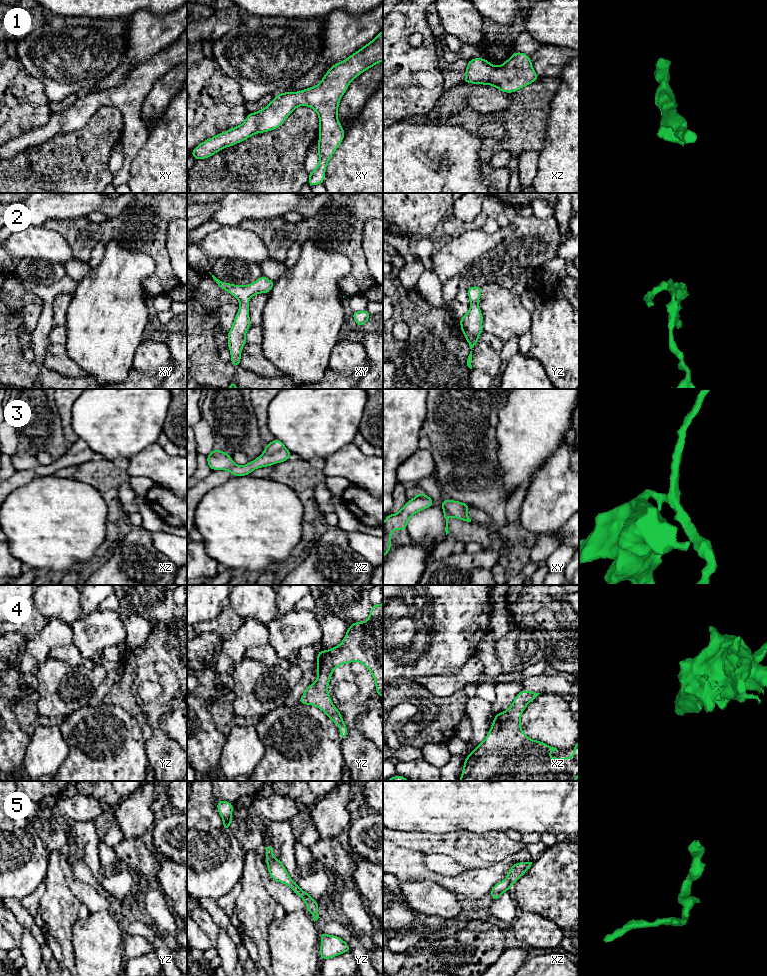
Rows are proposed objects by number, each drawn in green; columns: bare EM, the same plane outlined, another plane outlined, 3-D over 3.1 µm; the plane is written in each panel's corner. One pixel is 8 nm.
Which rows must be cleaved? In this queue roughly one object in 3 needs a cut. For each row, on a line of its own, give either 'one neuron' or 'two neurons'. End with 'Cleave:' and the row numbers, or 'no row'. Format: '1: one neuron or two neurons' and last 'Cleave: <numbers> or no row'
1: one neuron
2: one neuron
3: one neuron
4: one neuron
5: one neuron
Cleave: no row

